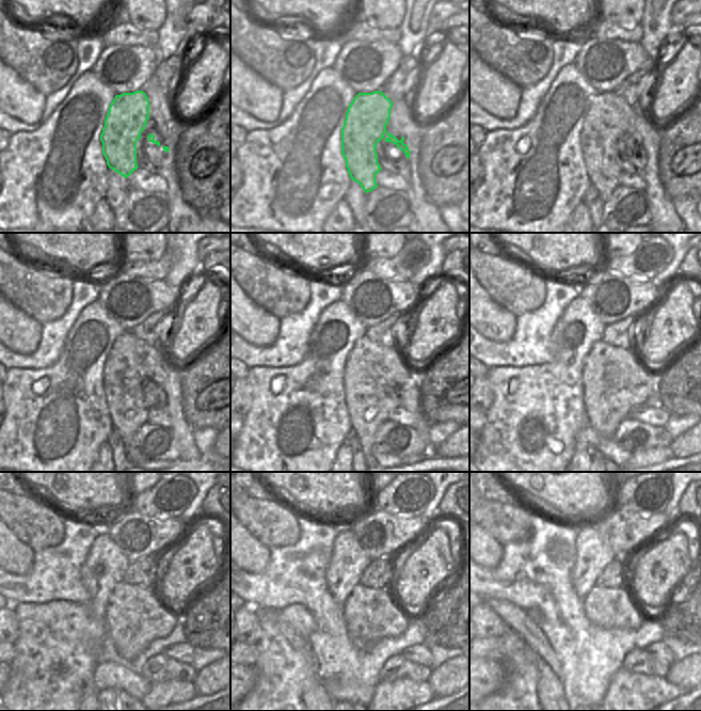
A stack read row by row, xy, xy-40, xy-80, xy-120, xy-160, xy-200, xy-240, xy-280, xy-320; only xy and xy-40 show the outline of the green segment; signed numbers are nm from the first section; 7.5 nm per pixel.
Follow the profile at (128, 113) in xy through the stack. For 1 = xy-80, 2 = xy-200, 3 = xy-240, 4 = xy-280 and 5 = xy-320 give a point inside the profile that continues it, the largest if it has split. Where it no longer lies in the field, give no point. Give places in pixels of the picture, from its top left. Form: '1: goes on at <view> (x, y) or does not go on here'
1: goes on at xy-80 (607, 121)
2: goes on at xy-200 (615, 380)
3: goes on at xy-240 (136, 616)
4: goes on at xy-280 (370, 614)
5: goes on at xy-320 (607, 607)

